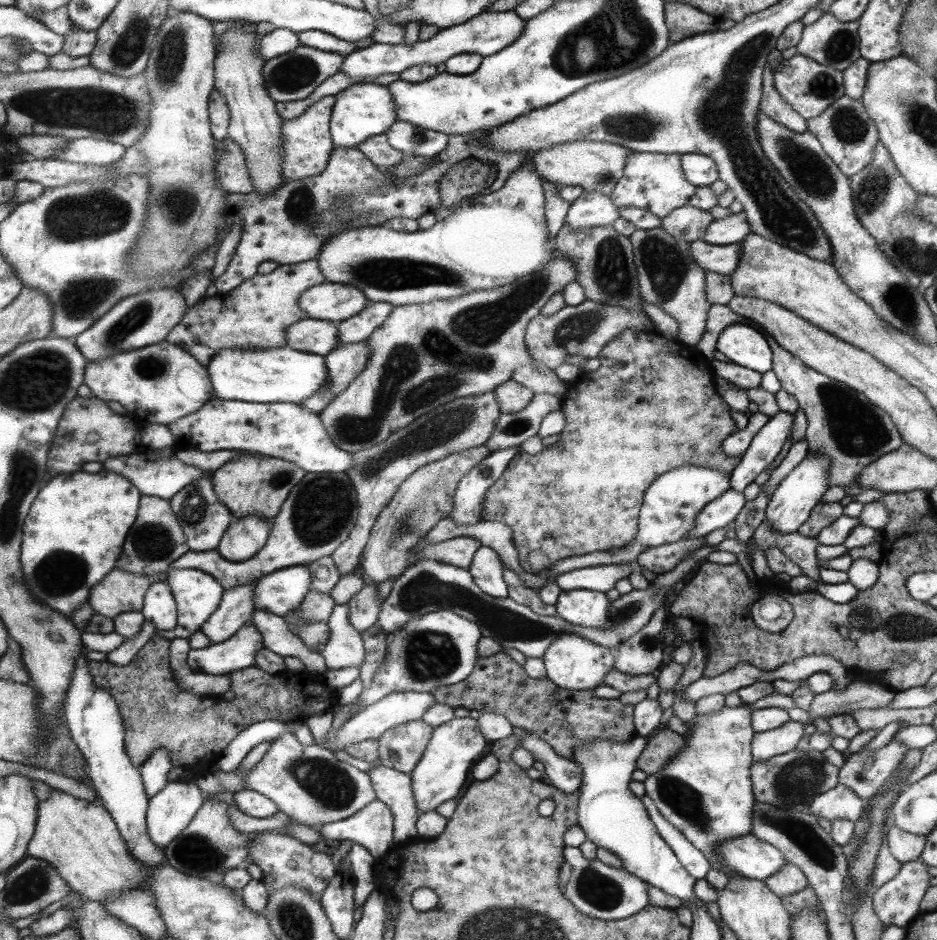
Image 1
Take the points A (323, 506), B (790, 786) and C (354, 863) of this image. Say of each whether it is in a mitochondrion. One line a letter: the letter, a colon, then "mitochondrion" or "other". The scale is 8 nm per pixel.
A: mitochondrion
B: mitochondrion
C: other

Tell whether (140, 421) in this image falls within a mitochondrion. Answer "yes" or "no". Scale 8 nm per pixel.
no

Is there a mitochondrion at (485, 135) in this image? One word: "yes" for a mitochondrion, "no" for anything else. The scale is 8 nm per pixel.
no

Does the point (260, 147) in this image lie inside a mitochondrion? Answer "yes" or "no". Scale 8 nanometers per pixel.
yes

